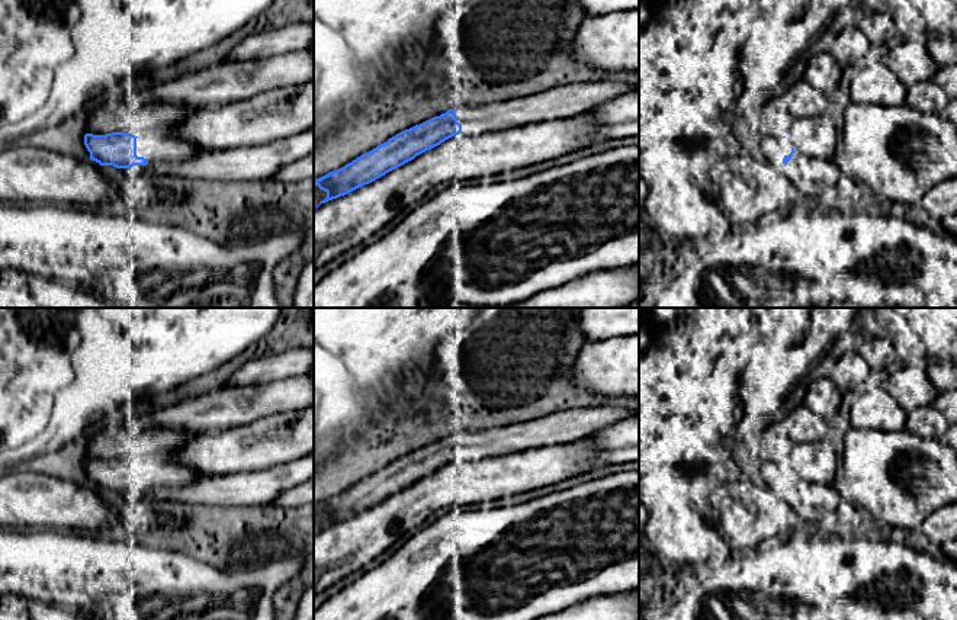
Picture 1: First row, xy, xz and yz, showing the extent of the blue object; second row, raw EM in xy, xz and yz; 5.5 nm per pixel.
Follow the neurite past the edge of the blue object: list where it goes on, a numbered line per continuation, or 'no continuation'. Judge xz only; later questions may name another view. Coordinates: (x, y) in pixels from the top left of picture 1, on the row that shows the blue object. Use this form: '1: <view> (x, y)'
1: xz (574, 99)

